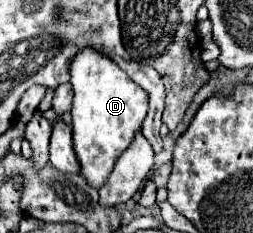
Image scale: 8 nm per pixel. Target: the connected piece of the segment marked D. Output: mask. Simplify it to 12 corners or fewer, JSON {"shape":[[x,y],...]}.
{"shape":[[93,49],[71,65],[73,149],[101,189],[147,91]]}

